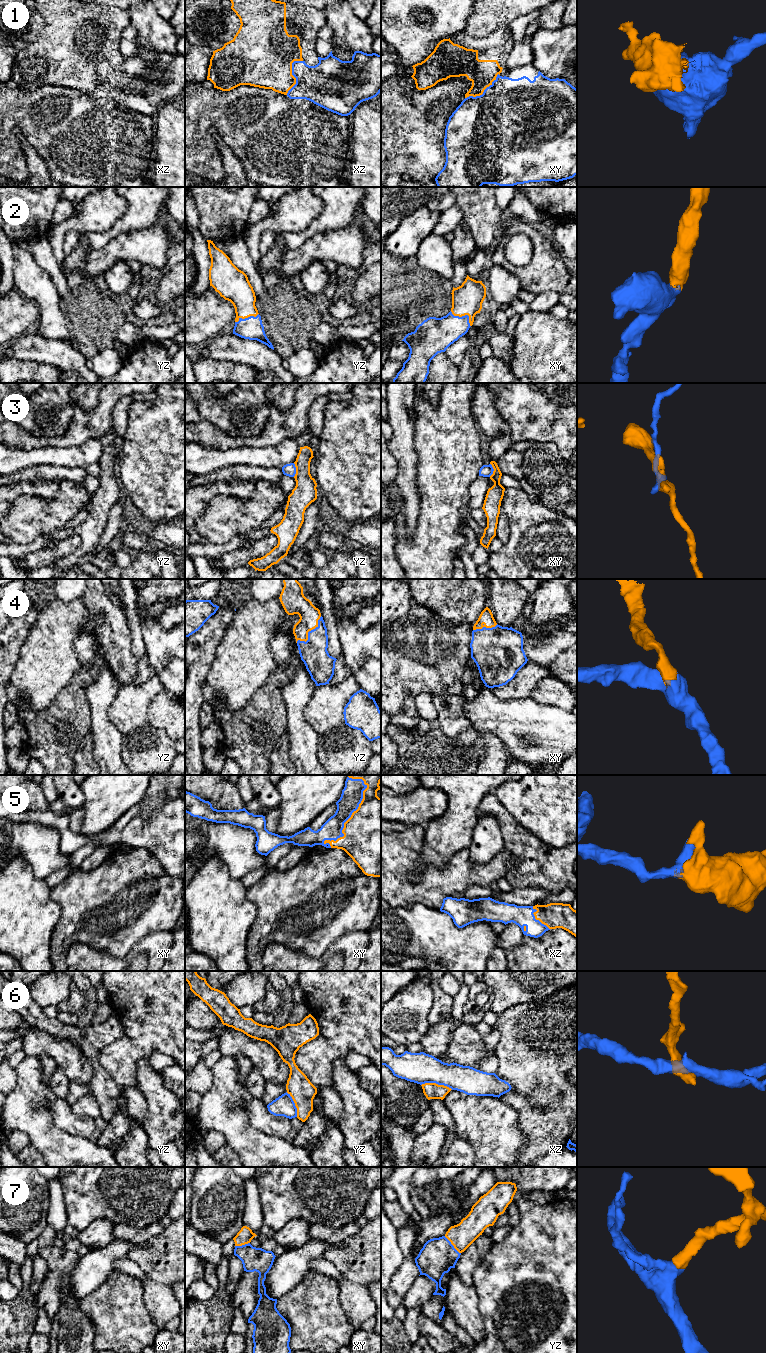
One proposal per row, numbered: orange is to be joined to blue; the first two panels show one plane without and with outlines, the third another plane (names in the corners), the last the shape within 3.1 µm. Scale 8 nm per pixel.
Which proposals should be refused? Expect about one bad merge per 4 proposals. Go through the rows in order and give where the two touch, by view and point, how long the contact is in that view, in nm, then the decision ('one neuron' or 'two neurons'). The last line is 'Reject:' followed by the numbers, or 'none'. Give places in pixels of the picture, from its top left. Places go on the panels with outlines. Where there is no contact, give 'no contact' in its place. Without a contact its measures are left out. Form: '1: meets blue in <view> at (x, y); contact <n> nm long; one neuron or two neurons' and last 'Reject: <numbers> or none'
1: meets blue in xz at (292, 74); contact 300 nm long; two neurons
2: meets blue in xy at (464, 316); contact 200 nm long; one neuron
3: meets blue in yz at (295, 470); contact 110 nm long; two neurons
4: meets blue in yz at (308, 632); contact 300 nm long; one neuron
5: meets blue in xy at (349, 817); contact 600 nm long; one neuron
6: meets blue in xz at (437, 1083); contact 260 nm long; two neurons
7: meets blue in yz at (452, 1245); contact 190 nm long; one neuron
Reject: 1, 3, 6

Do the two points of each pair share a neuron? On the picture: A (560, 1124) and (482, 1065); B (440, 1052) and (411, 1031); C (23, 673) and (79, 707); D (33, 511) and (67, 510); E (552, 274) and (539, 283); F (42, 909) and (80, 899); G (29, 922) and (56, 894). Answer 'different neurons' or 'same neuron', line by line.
A: different neurons
B: different neurons
C: different neurons
D: same neuron
E: same neuron
F: different neurons
G: different neurons

